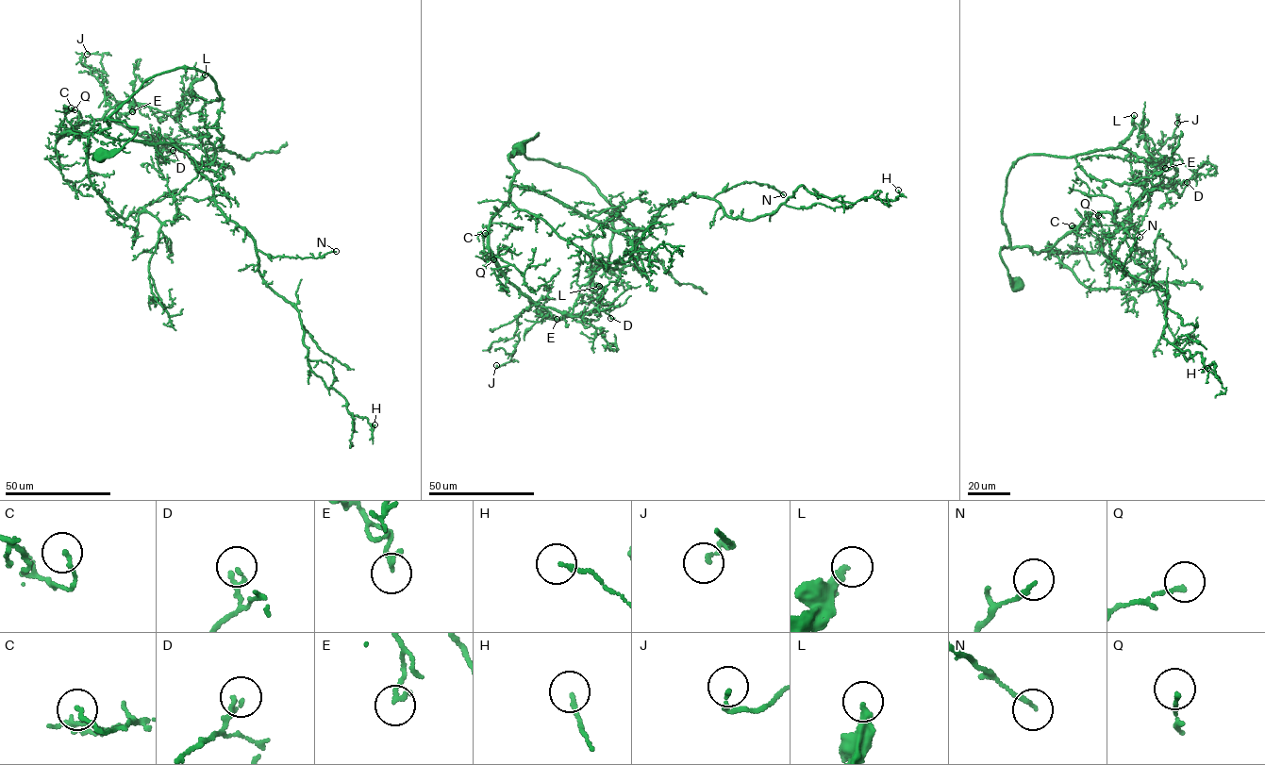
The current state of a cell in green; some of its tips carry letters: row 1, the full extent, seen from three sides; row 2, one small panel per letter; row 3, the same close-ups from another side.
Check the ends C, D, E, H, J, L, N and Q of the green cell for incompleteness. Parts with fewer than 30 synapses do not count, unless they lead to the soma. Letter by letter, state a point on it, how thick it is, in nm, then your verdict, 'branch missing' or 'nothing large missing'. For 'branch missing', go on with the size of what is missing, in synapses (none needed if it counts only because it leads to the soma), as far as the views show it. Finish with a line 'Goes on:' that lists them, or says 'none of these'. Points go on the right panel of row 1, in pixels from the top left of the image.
C: (1072, 225) | 140 nm | nothing large missing
D: (1187, 182) | 180 nm | nothing large missing
E: (1165, 168) | 150 nm | branch missing | 120 syn
H: (1207, 368) | 150 nm | nothing large missing
J: (1177, 123) | 140 nm | nothing large missing
L: (1134, 115) | 280 nm | branch missing | 300 syn
N: (1140, 237) | 140 nm | nothing large missing
Q: (1098, 215) | 150 nm | nothing large missing
Goes on: E, L

